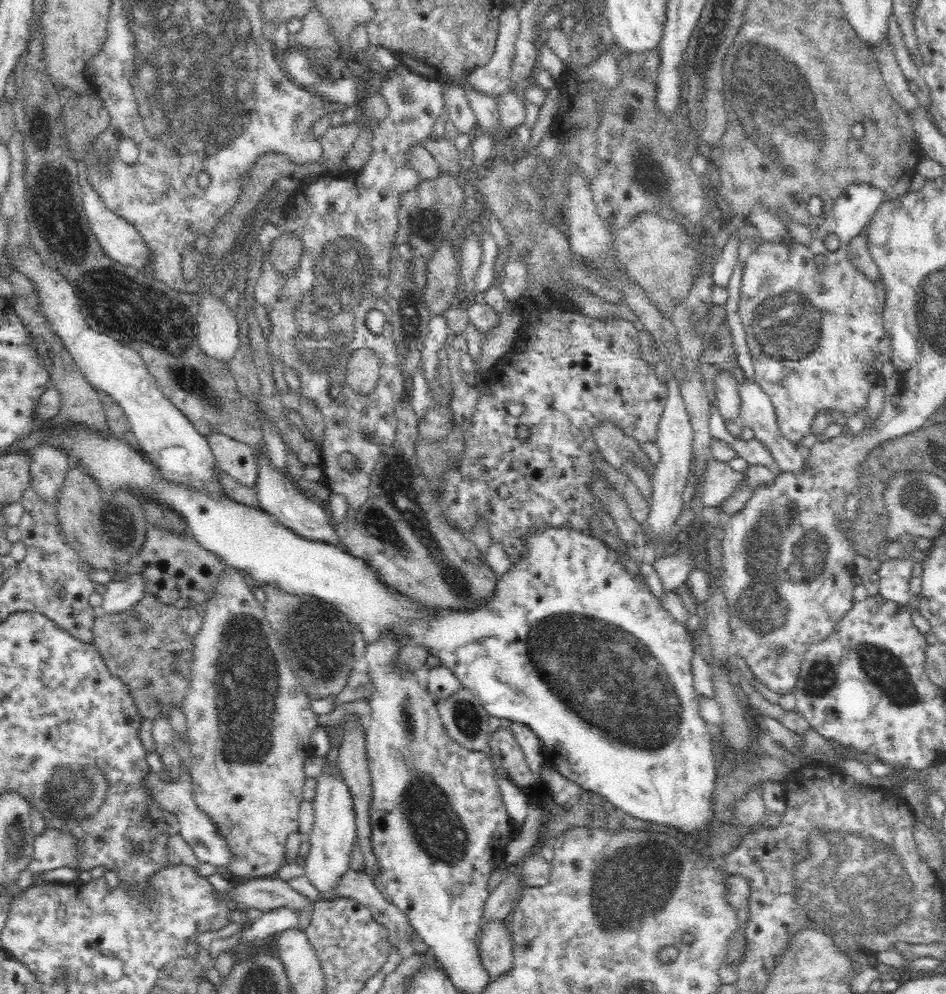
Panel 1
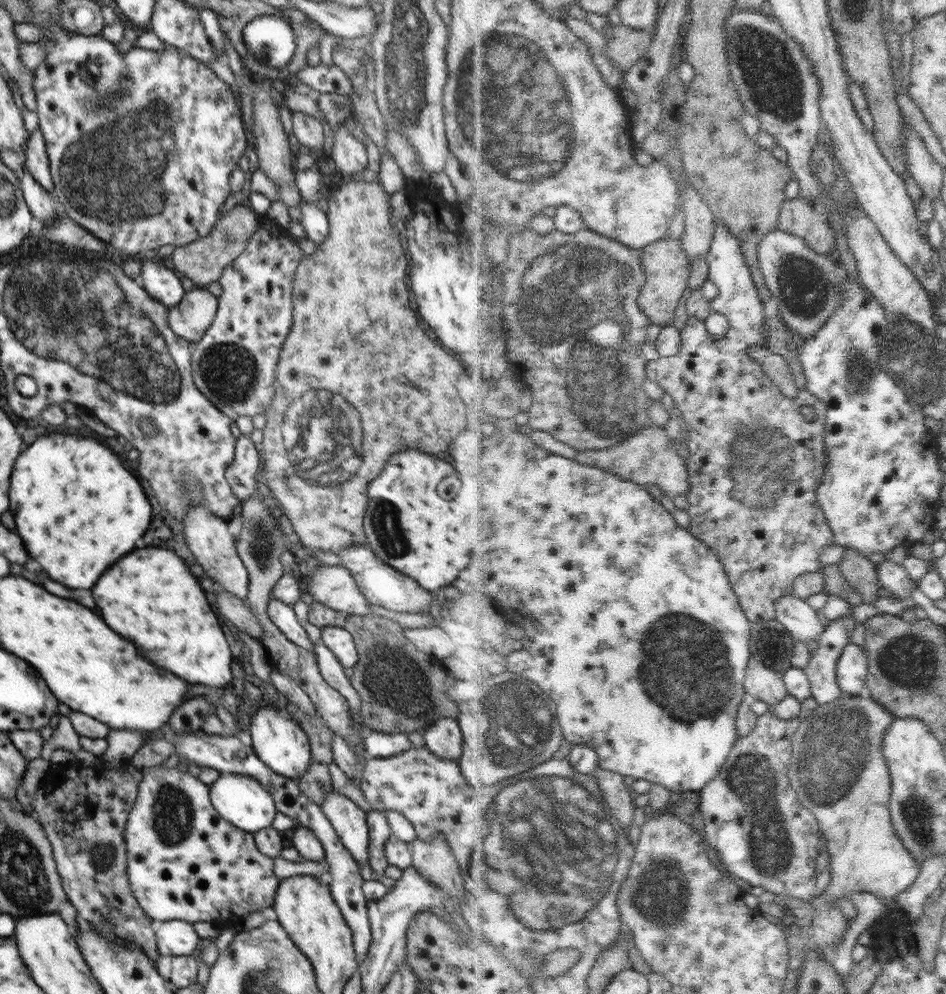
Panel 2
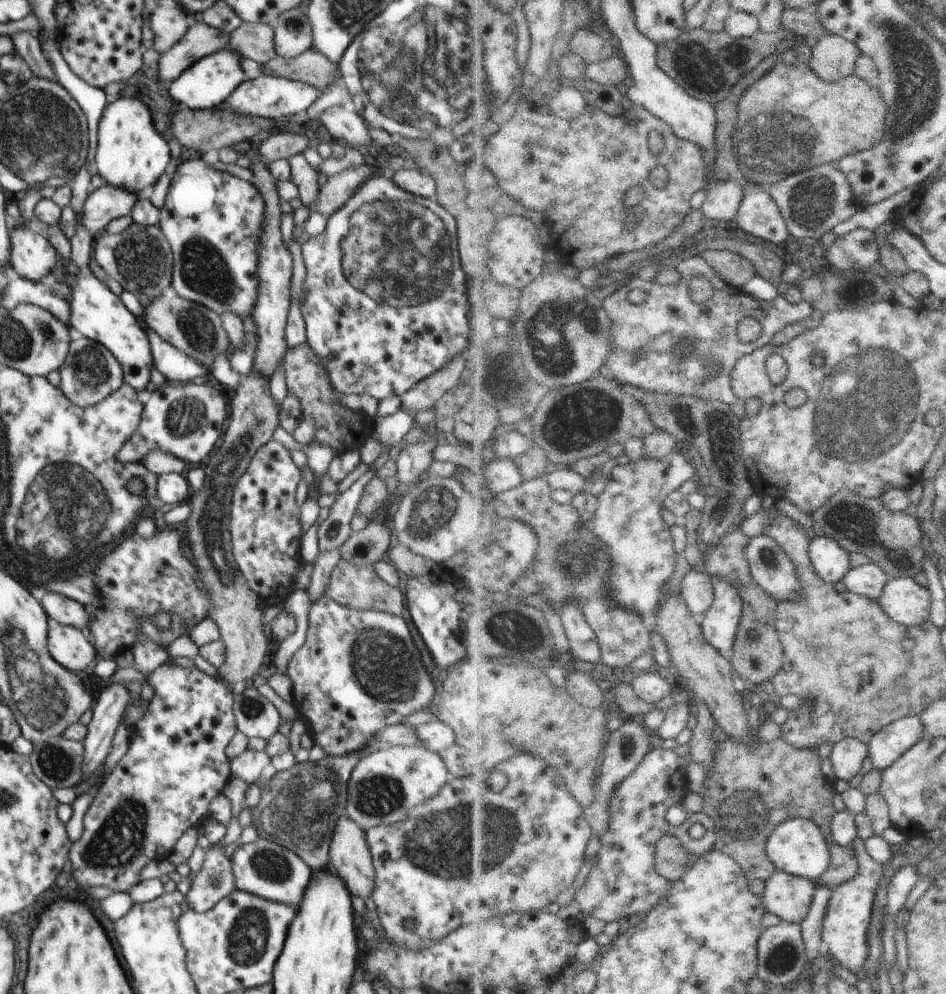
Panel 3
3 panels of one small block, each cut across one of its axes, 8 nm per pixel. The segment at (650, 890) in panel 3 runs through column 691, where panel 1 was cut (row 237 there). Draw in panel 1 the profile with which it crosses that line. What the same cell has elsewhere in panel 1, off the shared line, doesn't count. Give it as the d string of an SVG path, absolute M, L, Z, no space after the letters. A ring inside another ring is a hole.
M851 183L834 200L832 211L813 228L810 244L796 243L793 238L791 244L761 238L746 258L737 312L755 366L755 381L766 391L775 409L778 437L794 448L799 448L800 442L811 434L814 419L821 412L836 409L850 416L867 407L870 389L881 377L882 366L892 362L894 349L884 327L884 279L881 276L870 279L855 273L845 256L852 239L874 222L880 206L891 199L884 189L872 183ZM830 236L836 236L838 240L834 250L828 248ZM816 254L826 256L822 267L814 263Z

